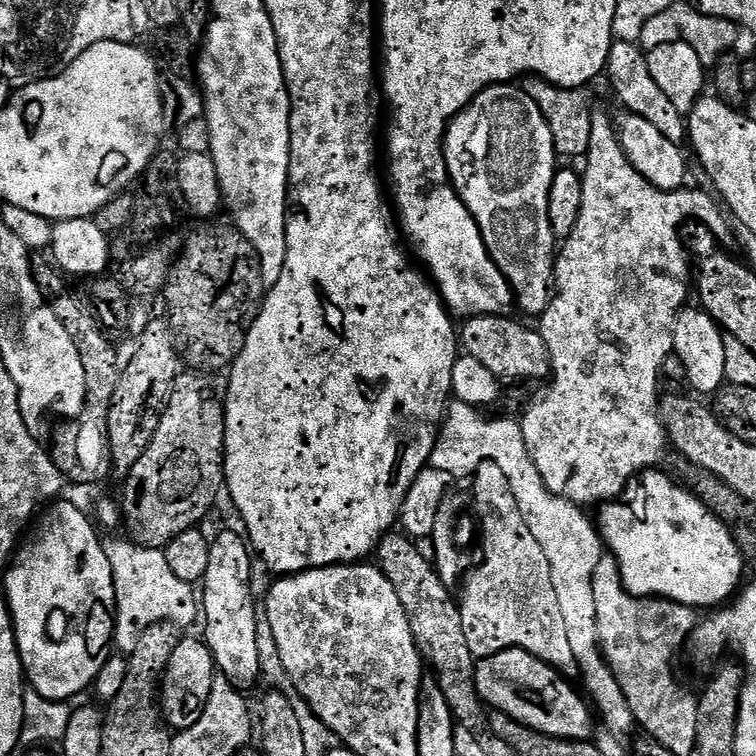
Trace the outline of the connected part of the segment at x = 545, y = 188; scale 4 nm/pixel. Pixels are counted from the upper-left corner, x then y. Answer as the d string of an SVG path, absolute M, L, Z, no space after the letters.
M515 83L492 84L482 89L448 124L448 131L444 133L444 161L452 187L462 198L466 210L470 210L474 222L478 222L494 266L502 270L512 288L515 307L520 307L528 316L539 317L552 298L558 251L558 241L548 217L550 182L558 170L558 157L542 110L538 110L534 98L527 96L523 87Z

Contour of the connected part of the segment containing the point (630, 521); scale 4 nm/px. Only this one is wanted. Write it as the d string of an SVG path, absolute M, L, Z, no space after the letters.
M648 470L639 477L640 516L624 502L608 502L599 509L598 531L605 549L616 559L620 581L631 596L659 596L679 604L712 610L737 595L745 579L746 565L732 532L694 494L680 487L663 470Z

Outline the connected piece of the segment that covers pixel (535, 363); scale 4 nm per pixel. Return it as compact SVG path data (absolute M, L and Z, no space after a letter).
M508 314L469 316L472 317L465 322L464 328L462 324L458 332L458 344L463 355L482 362L482 366L486 366L486 370L490 370L490 374L494 374L501 382L524 382L520 380L551 377L552 363L546 350L546 342L535 327L527 328L526 325L511 320L511 315Z

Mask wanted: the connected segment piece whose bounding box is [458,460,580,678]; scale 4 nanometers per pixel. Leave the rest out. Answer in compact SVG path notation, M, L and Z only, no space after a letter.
M484 460L472 473L470 483L472 500L476 503L476 516L480 519L480 536L484 539L484 553L480 556L480 565L477 568L475 565L465 575L458 592L466 646L470 646L473 656L477 658L521 648L555 668L560 675L579 677L578 662L574 662L562 610L558 607L558 594L554 594L550 562L546 562L546 553L542 546L538 546L534 534L530 534L530 526L526 526L526 518L522 518L522 510L518 510L518 501L514 499L514 490L510 490L510 482L506 482L506 474L502 474L498 462Z

